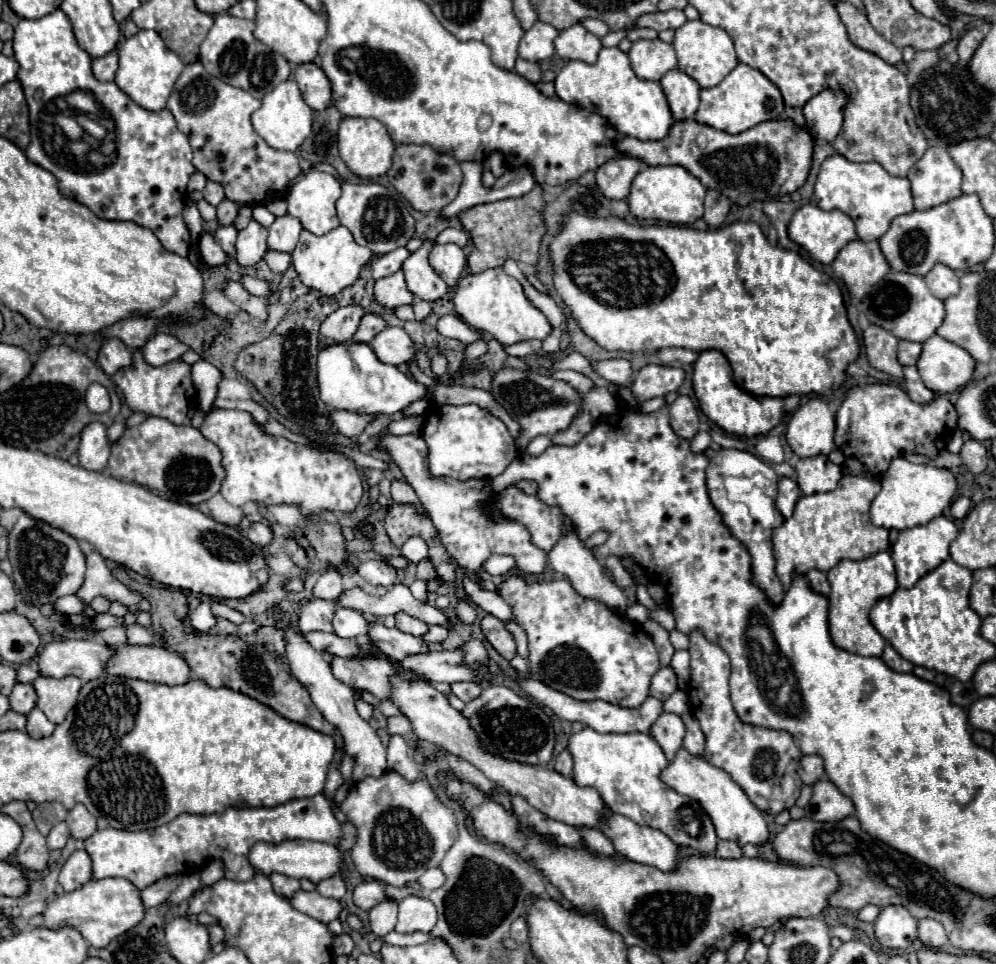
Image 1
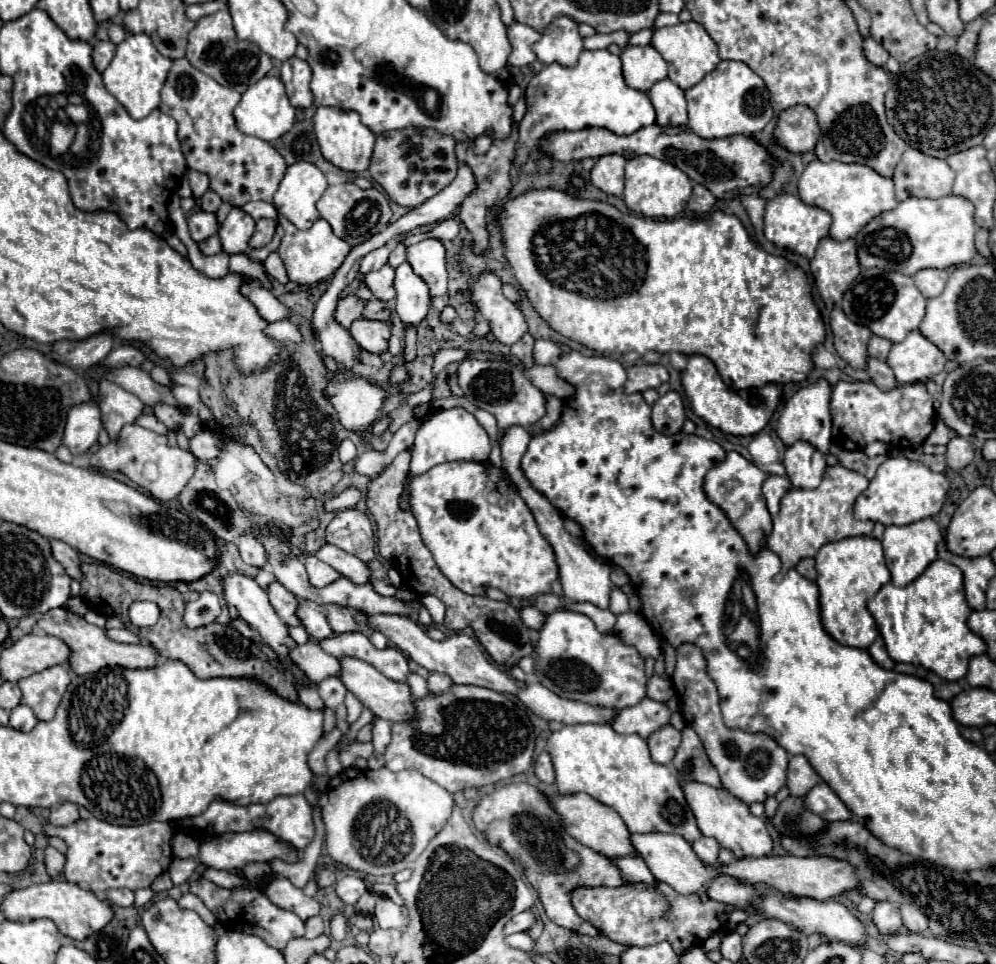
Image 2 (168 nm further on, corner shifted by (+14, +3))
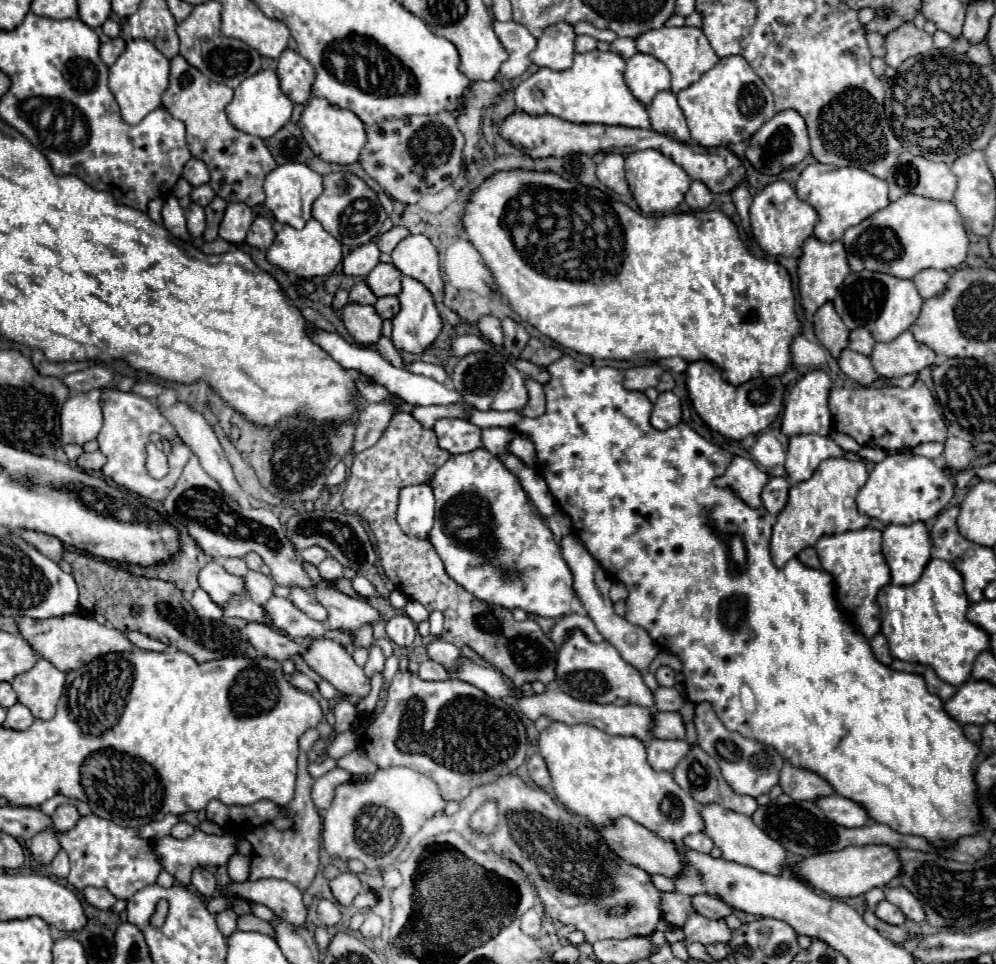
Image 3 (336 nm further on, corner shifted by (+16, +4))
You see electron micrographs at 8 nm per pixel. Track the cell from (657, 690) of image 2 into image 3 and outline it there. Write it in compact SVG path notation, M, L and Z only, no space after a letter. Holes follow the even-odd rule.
M658 688L654 692L654 702L658 712L678 712L686 704L686 696L676 688Z

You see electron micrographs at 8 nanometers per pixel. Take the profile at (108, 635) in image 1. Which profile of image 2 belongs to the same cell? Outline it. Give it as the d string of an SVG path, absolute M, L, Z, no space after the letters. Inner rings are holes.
M106 629L106 635L118 643L140 643L138 635L130 633L128 629Z

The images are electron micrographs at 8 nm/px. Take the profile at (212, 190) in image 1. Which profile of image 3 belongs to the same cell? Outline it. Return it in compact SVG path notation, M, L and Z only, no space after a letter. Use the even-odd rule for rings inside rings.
M190 158L188 164L184 166L184 178L192 184L192 186L200 186L200 184L206 184L210 180L208 176L208 168L202 160L198 158Z

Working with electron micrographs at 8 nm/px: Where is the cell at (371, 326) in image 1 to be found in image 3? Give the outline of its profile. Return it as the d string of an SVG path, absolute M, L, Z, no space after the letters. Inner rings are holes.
M384 296L384 298L378 298L374 308L380 318L394 318L400 310L400 300L398 296Z

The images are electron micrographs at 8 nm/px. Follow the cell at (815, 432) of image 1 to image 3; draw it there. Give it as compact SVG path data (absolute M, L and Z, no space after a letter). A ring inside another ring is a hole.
M824 370L806 372L792 388L782 416L782 432L786 436L820 434L828 436L832 416L828 410L830 378Z

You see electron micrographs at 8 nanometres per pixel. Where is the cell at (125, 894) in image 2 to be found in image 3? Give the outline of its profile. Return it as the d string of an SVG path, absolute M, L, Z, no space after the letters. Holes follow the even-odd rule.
M88 886L88 888L82 890L82 894L84 894L86 902L92 904L94 908L98 908L98 910L110 910L114 906L114 902L116 902L116 898L106 888Z

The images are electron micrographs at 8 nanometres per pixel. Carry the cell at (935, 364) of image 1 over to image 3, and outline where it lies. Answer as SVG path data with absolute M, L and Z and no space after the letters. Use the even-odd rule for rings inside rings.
M902 332L892 342L876 342L870 354L872 368L886 378L918 374L926 366L934 366L936 354L914 340L912 332Z

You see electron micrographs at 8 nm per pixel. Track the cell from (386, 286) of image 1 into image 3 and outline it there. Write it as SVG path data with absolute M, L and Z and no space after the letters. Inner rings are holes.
M378 264L368 276L366 282L376 296L394 296L400 294L402 274L392 264Z

